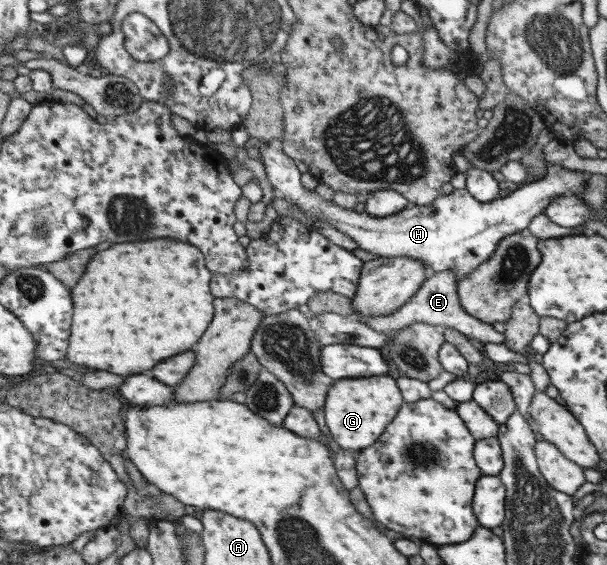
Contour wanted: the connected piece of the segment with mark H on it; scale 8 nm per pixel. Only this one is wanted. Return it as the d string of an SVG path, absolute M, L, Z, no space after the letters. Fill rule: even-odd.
M261 141L252 142L260 150L261 160L264 164L268 180L277 191L284 195L287 201L294 203L297 207L307 211L314 219L326 221L344 235L351 237L358 245L358 248L381 257L410 257L422 261L429 269L429 273L439 273L452 269L456 273L456 280L463 281L467 275L474 273L482 263L490 261L495 250L502 243L502 239L526 230L529 223L549 205L552 199L563 195L583 192L586 186L588 174L583 171L565 169L554 163L546 163L545 176L534 179L531 182L522 183L519 188L512 189L512 193L503 198L495 199L487 203L479 201L467 189L454 189L450 194L441 194L433 203L427 206L409 205L399 213L389 217L375 217L367 212L357 212L353 209L339 207L332 200L327 201L317 195L316 191L308 192L301 181L301 171L295 165L295 160L284 152L278 143L265 143Z

